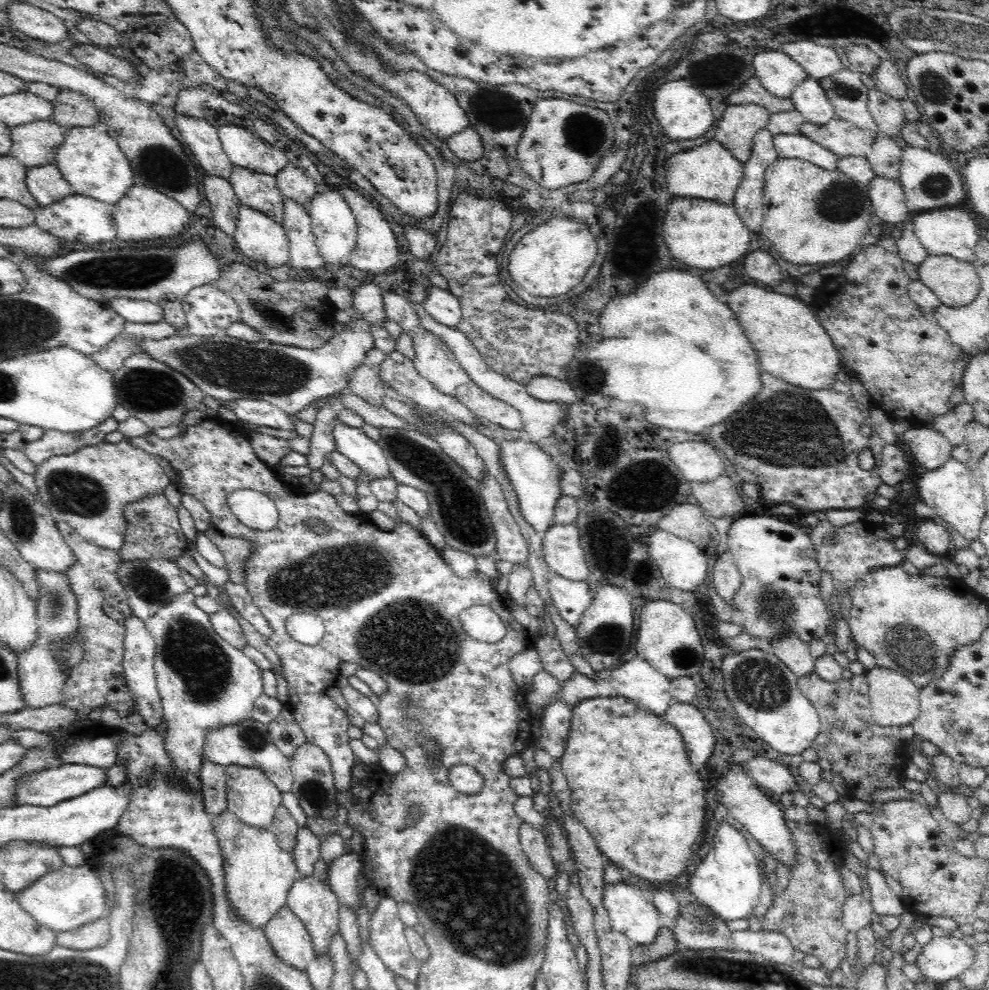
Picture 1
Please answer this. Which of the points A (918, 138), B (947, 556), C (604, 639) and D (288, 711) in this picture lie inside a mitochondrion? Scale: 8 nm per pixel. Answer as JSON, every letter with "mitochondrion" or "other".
{"A":"other","B":"other","C":"mitochondrion","D":"other"}

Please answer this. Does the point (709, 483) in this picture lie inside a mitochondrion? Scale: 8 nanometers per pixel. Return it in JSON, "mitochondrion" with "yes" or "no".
{"mitochondrion":"no"}

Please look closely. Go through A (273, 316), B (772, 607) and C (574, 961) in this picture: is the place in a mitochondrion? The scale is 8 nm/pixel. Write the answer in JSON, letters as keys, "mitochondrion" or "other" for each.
{"A":"mitochondrion","B":"mitochondrion","C":"other"}

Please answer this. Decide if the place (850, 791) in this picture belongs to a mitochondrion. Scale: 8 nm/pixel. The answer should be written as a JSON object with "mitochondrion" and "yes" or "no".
{"mitochondrion":"no"}

